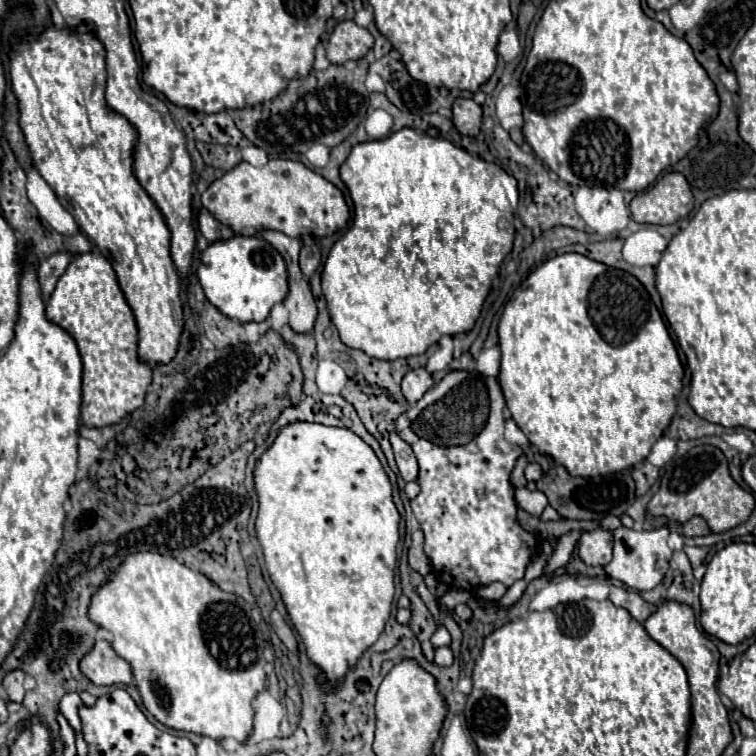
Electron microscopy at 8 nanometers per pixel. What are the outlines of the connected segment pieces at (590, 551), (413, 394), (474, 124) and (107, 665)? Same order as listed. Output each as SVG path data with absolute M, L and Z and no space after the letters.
M605 529L587 531L579 539L579 557L593 567L603 567L611 561L613 535Z
M423 367L409 371L409 373L403 377L403 383L401 383L403 395L405 395L405 399L407 399L411 405L415 405L431 387L433 387L433 379L431 379L431 375L427 373L427 369L423 369Z
M455 99L451 111L453 125L461 135L475 137L481 131L481 107L473 99Z
M107 641L95 643L95 649L81 661L81 669L95 685L129 685L133 681L131 665Z

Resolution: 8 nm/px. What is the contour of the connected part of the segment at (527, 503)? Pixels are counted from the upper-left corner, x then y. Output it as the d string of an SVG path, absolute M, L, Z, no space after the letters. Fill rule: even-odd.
M525 487L523 489L517 489L515 493L515 499L517 499L517 505L523 507L527 513L531 515L541 515L543 509L549 505L547 497L541 493L541 491L527 491Z

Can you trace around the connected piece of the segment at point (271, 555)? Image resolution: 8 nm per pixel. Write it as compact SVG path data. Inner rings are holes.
M295 423L295 425L281 429L281 433L275 439L275 443L271 445L271 449L267 449L267 453L261 455L261 459L255 467L255 489L259 495L259 515L257 515L257 525L255 525L257 537L263 547L267 571L269 571L275 587L281 591L289 619L293 621L295 629L299 631L309 659L323 669L325 677L343 679L347 667L353 665L363 655L363 651L377 641L377 637L383 631L385 621L389 619L389 613L391 613L391 603L393 603L393 593L395 593L393 567L395 567L395 559L397 559L395 549L397 549L397 541L399 541L399 529L397 529L399 513L397 513L393 497L391 497L391 483L389 483L379 459L375 457L373 449L367 443L363 443L351 429L325 427L325 425L317 425L317 423Z

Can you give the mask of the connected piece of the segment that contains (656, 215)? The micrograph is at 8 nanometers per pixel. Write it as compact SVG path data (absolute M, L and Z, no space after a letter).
M681 173L663 175L651 189L631 201L633 221L669 225L691 213L695 205L687 179Z

